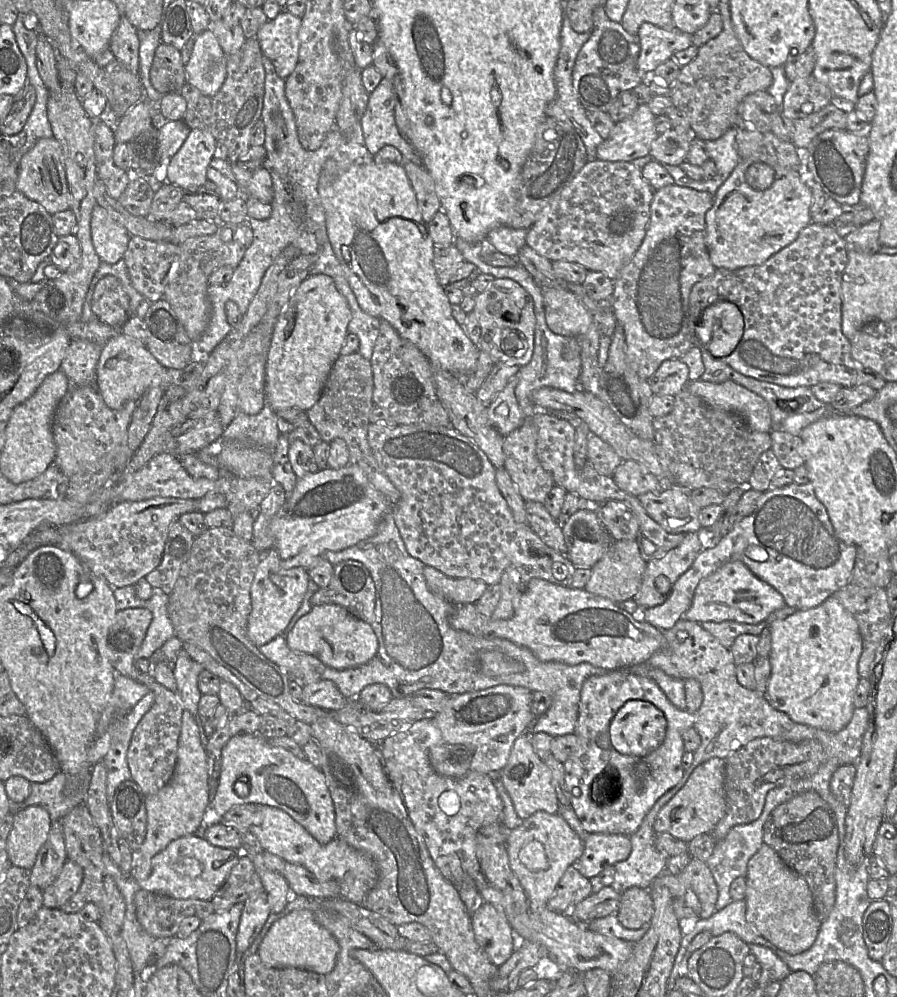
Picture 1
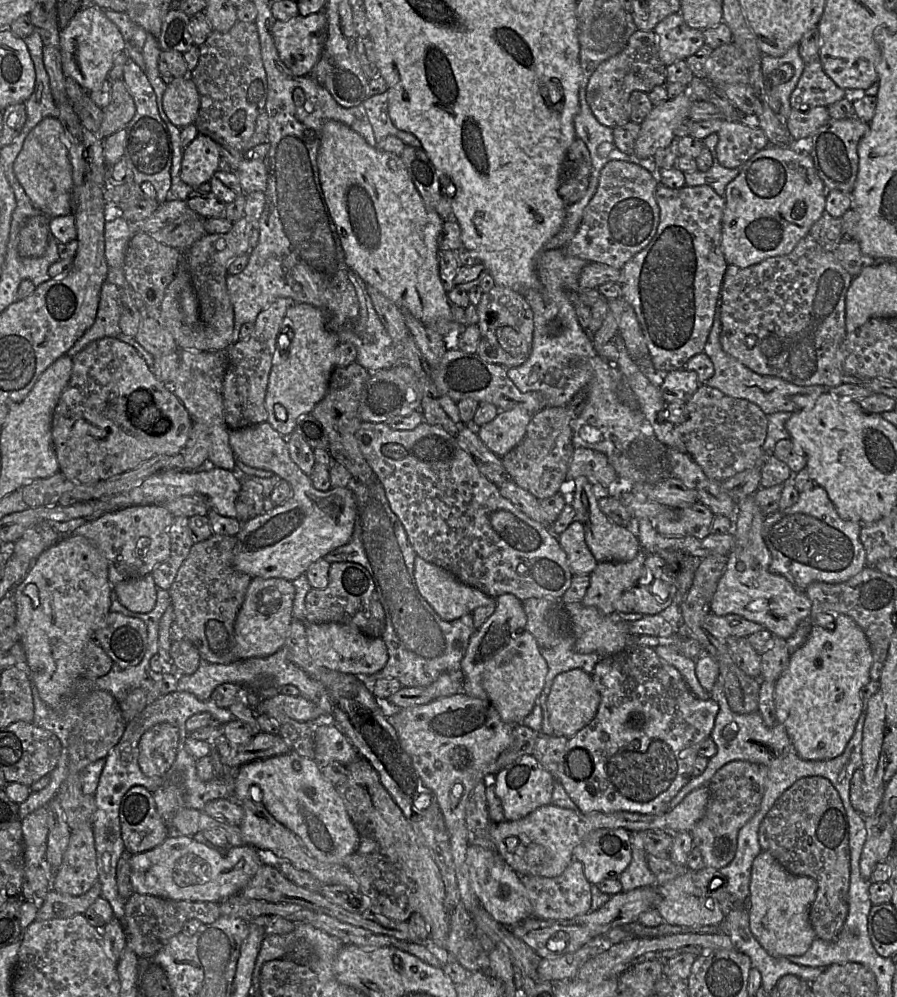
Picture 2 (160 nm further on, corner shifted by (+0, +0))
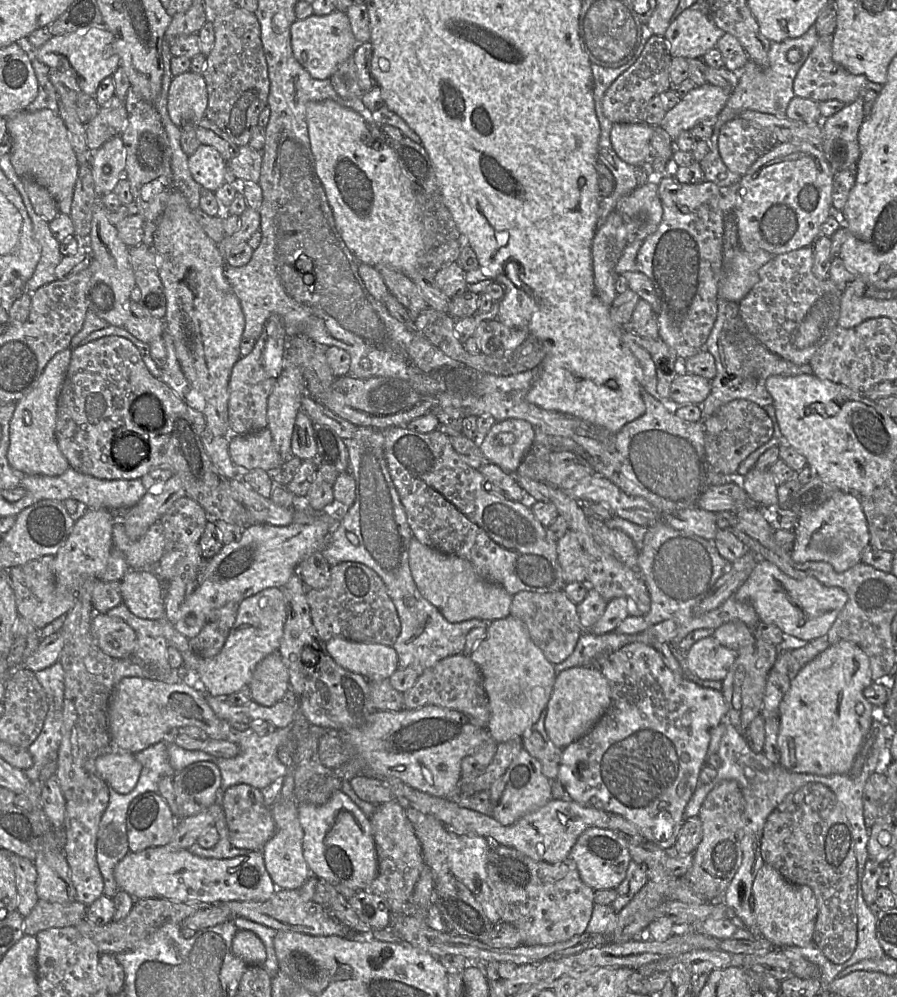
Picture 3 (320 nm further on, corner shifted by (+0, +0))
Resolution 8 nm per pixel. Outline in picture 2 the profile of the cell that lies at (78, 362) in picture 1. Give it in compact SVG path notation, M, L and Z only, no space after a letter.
M105 281L100 291L97 313L92 326L68 350L72 358L88 344L102 338L116 338L120 333L121 308L119 291L116 285Z

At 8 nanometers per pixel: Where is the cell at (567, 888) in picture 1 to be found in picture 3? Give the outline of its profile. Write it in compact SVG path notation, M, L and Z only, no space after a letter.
M492 844L487 875L501 921L518 930L522 944L549 945L586 932L594 906L594 890L581 880L577 865L570 857L550 864L535 861L513 848Z

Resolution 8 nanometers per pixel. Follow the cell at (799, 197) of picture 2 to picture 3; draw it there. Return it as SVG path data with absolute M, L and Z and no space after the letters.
M807 142L778 143L758 158L738 182L740 188L737 193L735 214L741 247L748 252L760 248L772 255L781 255L812 246L820 236L820 226L831 214L839 215L832 206L834 175L824 153Z

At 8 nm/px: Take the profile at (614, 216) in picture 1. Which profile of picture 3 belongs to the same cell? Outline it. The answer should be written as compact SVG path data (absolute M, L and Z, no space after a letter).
M647 182L621 197L615 205L625 224L628 243L644 241L662 219L663 209L657 184Z

